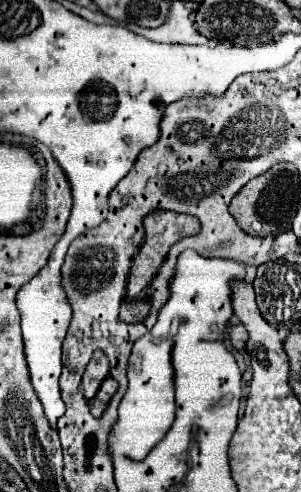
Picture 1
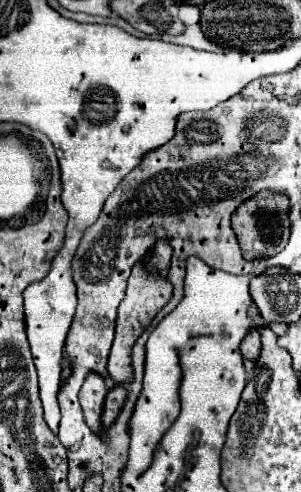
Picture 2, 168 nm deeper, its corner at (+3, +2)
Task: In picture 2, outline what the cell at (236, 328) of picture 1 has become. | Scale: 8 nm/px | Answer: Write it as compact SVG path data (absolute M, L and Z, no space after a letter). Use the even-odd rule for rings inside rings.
M252 330L246 340L242 342L242 354L244 358L248 360L256 360L260 356L260 350L262 350L262 344L260 344L260 332L258 330Z

